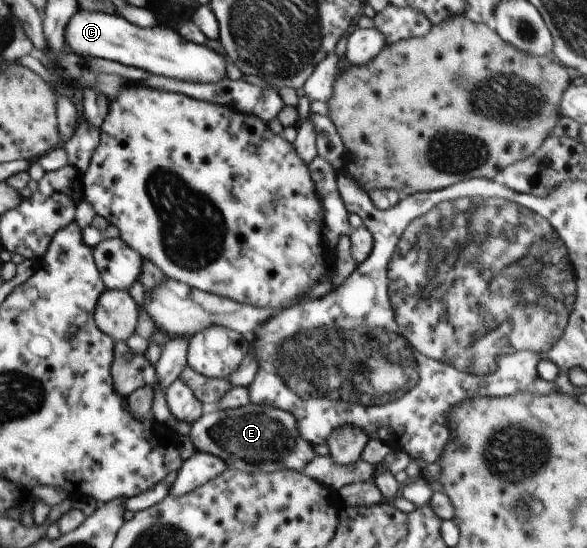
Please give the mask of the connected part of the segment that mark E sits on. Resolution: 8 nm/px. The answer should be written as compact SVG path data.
M251 403L232 410L207 409L199 419L191 423L190 438L197 451L220 457L227 467L235 466L245 473L271 473L281 471L281 469L302 472L305 465L317 456L313 452L314 446L305 441L305 438L298 432L297 419L289 412Z

